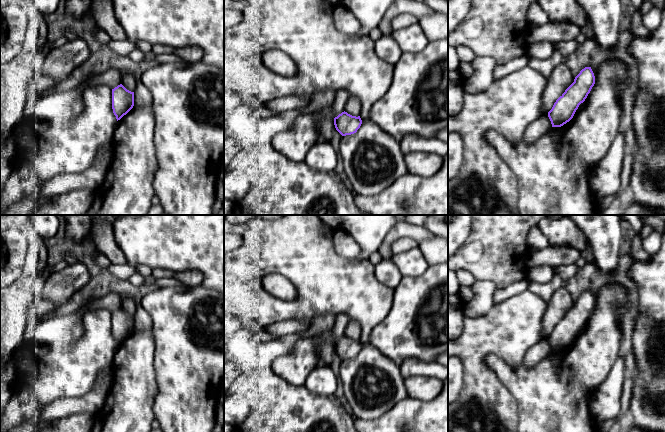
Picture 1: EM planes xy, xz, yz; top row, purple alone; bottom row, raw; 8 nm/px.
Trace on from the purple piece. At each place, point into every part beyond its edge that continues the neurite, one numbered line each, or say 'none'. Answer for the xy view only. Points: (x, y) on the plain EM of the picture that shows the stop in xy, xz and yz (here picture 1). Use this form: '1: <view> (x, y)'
none

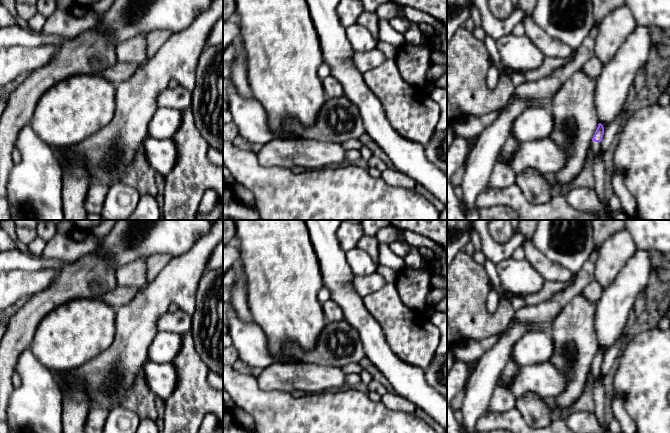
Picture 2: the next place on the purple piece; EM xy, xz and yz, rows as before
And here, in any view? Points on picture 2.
1: yz (594, 370)

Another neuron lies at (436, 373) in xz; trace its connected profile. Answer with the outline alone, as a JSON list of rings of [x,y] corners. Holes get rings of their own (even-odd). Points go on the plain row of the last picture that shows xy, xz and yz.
[[[447,354],[435,355],[424,371],[428,385],[447,399]]]

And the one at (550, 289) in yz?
[[[573,278],[567,283],[551,282],[545,280],[543,287],[538,292],[525,295],[523,299],[526,301],[526,304],[530,306],[547,302],[558,293],[566,289],[572,282]]]

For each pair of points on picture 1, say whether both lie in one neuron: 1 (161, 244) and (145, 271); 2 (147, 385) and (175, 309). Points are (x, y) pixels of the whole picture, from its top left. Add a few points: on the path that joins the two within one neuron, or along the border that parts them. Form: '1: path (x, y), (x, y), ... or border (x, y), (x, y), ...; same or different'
1: border (136, 267), (147, 265), (152, 269); different
2: border (154, 345), (154, 372), (158, 391); different

